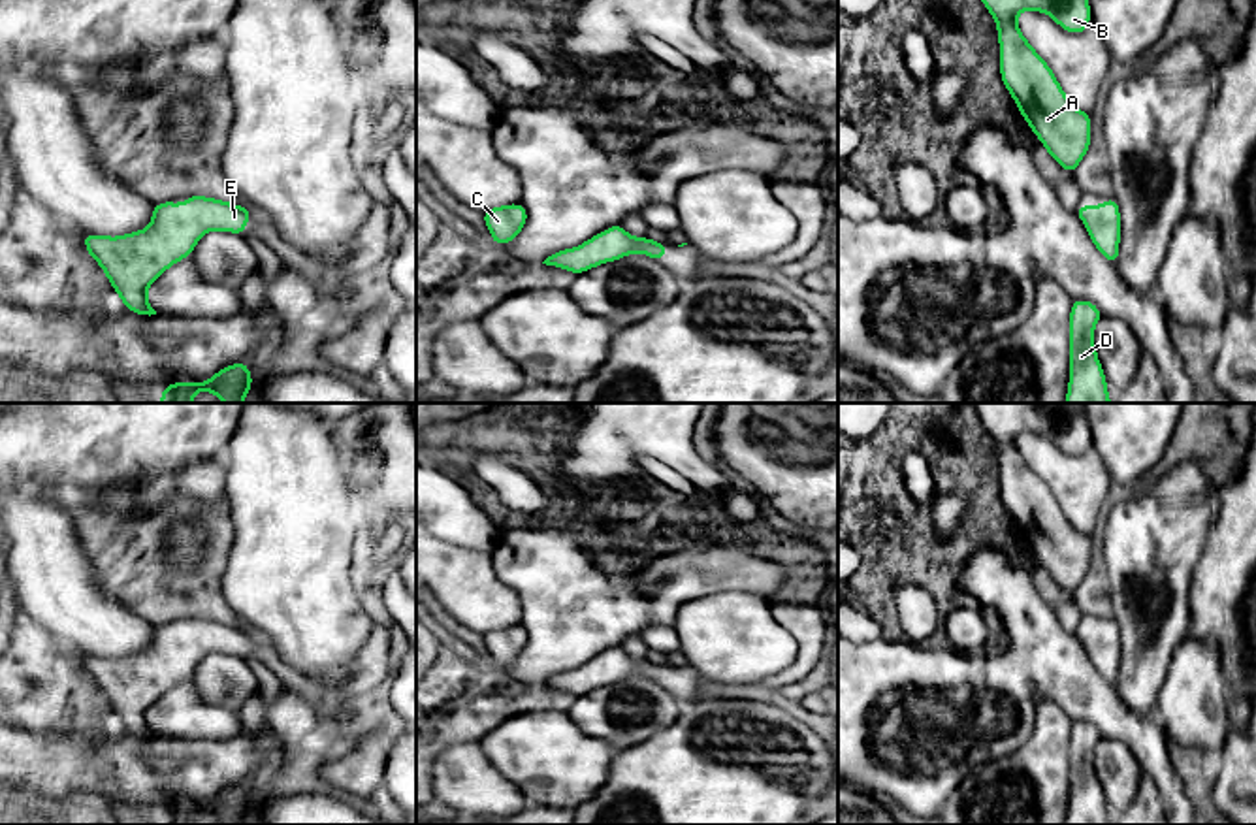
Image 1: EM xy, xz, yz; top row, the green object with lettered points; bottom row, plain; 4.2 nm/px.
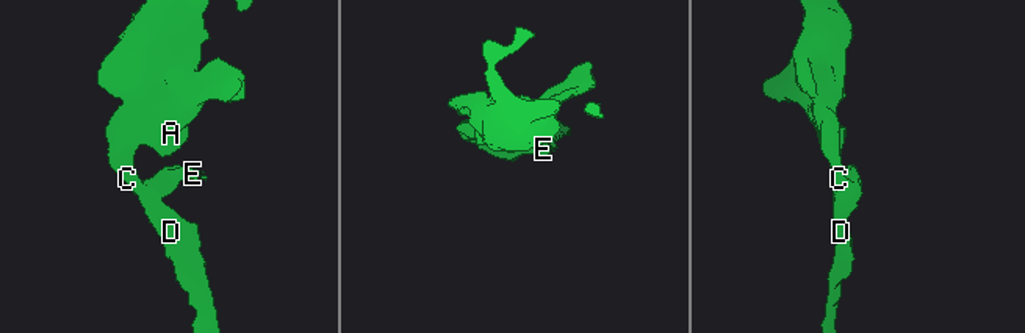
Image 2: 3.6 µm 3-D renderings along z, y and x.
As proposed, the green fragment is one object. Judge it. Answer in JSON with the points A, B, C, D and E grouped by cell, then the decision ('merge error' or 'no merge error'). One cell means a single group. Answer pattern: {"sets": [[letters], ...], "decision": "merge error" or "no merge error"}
{"sets": [["A", "B", "C", "D", "E"]], "decision": "no merge error"}

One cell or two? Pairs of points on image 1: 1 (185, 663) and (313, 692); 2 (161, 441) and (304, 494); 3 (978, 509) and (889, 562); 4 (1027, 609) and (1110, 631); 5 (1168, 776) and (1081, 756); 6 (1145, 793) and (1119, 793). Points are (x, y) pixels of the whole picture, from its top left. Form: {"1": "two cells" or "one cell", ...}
{"1": "one cell", "2": "two cells", "3": "one cell", "4": "one cell", "5": "one cell", "6": "two cells"}

